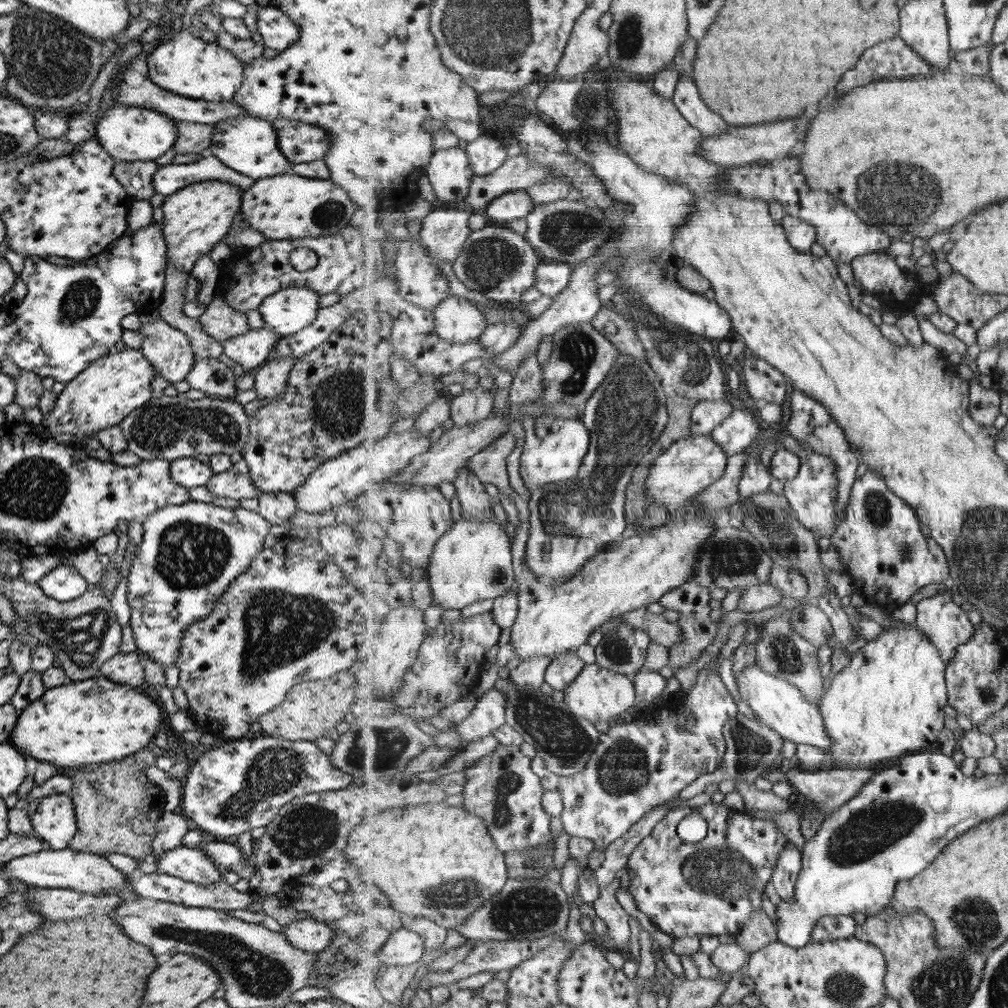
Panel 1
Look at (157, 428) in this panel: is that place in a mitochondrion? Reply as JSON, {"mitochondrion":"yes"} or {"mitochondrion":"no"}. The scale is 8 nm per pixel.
{"mitochondrion":"yes"}

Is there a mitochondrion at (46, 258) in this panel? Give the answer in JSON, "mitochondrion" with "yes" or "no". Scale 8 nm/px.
{"mitochondrion":"no"}

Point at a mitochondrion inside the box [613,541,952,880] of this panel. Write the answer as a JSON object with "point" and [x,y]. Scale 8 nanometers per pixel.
{"point":[865,834]}

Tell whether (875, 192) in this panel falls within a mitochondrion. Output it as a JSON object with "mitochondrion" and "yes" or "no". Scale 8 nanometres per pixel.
{"mitochondrion":"yes"}

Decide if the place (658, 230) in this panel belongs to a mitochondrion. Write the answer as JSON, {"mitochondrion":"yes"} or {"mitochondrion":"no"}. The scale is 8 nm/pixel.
{"mitochondrion":"no"}

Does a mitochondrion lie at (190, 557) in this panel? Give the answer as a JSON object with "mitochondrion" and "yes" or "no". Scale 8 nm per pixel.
{"mitochondrion":"yes"}

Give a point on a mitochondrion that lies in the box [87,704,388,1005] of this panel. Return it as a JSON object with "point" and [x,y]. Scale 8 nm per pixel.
{"point":[257,975]}

